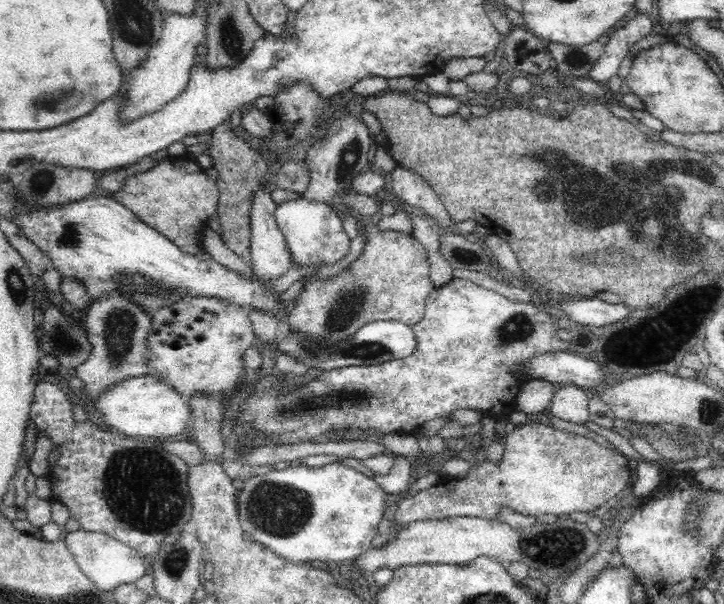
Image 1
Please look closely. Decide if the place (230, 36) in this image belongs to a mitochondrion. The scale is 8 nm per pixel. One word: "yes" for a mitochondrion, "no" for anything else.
yes

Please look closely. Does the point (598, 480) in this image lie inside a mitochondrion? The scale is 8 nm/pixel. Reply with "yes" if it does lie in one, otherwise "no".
no

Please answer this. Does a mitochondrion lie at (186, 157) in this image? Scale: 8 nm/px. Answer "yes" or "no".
no

